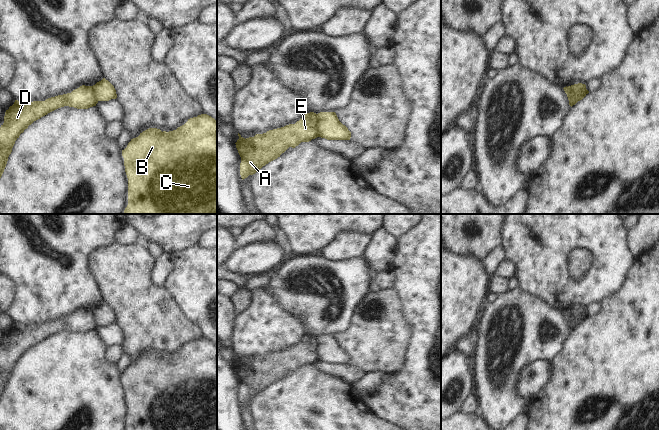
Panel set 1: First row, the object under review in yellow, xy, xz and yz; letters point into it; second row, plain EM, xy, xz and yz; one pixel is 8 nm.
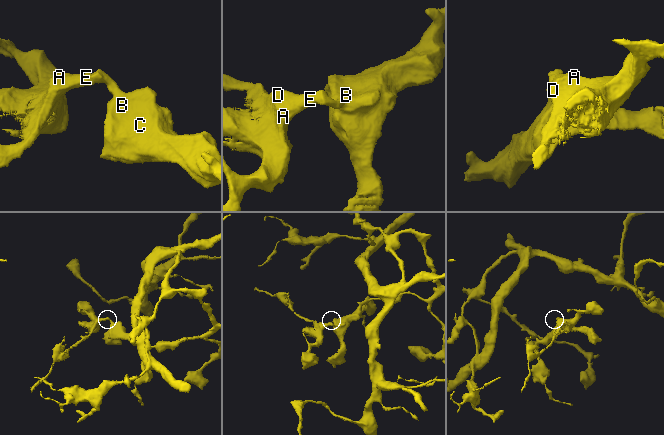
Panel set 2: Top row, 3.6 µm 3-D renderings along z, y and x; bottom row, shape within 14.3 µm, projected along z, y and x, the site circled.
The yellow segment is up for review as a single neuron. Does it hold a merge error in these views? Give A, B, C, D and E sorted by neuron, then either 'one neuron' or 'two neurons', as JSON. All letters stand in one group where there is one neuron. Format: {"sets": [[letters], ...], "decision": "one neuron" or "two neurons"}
{"sets": [["A", "D", "E"], ["B", "C"]], "decision": "two neurons"}

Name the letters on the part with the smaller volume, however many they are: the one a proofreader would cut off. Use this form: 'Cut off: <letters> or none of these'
Cut off: A, D, E

